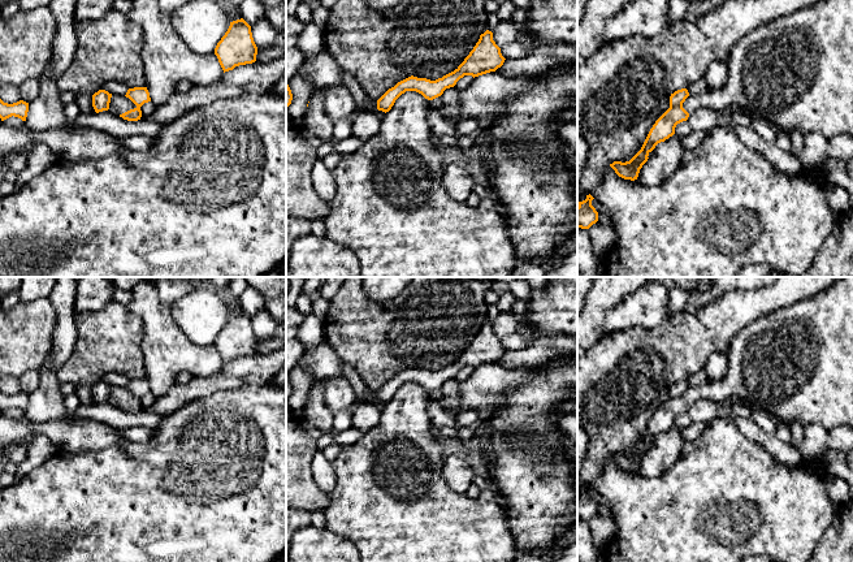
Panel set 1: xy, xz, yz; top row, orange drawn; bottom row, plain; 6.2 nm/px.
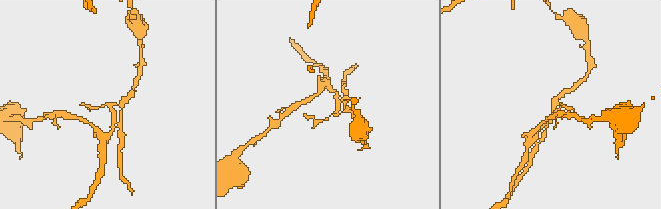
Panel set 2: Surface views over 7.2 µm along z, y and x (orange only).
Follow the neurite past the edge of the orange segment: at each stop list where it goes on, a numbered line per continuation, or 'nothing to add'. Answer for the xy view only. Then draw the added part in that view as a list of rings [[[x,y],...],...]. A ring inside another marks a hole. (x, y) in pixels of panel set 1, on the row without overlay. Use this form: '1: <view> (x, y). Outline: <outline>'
1: xy (118, 396). Outline: [[[112,386],[108,402],[120,407],[134,399],[137,399],[137,397],[125,386]]]

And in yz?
1: yz (796, 363). Outline: [[[839,277],[828,289],[819,291],[817,295],[797,301],[783,308],[767,312],[765,316],[755,319],[752,324],[739,332],[731,341],[727,351],[727,375],[720,380],[710,380],[700,386],[689,386],[683,394],[683,399],[692,406],[700,399],[711,399],[719,406],[726,402],[740,401],[750,410],[765,410],[775,420],[784,424],[798,422],[802,425],[818,423],[827,431],[836,425],[845,424],[853,427],[853,277]]]

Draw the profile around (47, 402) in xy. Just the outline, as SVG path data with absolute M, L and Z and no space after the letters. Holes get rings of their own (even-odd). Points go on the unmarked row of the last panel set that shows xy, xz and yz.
M47 360L38 369L39 386L29 394L25 418L31 424L42 424L62 419L68 415L65 395L60 390L61 381L48 368Z

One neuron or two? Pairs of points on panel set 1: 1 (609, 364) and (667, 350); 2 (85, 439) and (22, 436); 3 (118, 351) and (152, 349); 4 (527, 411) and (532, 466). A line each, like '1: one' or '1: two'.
1: one
2: one
3: two
4: one

